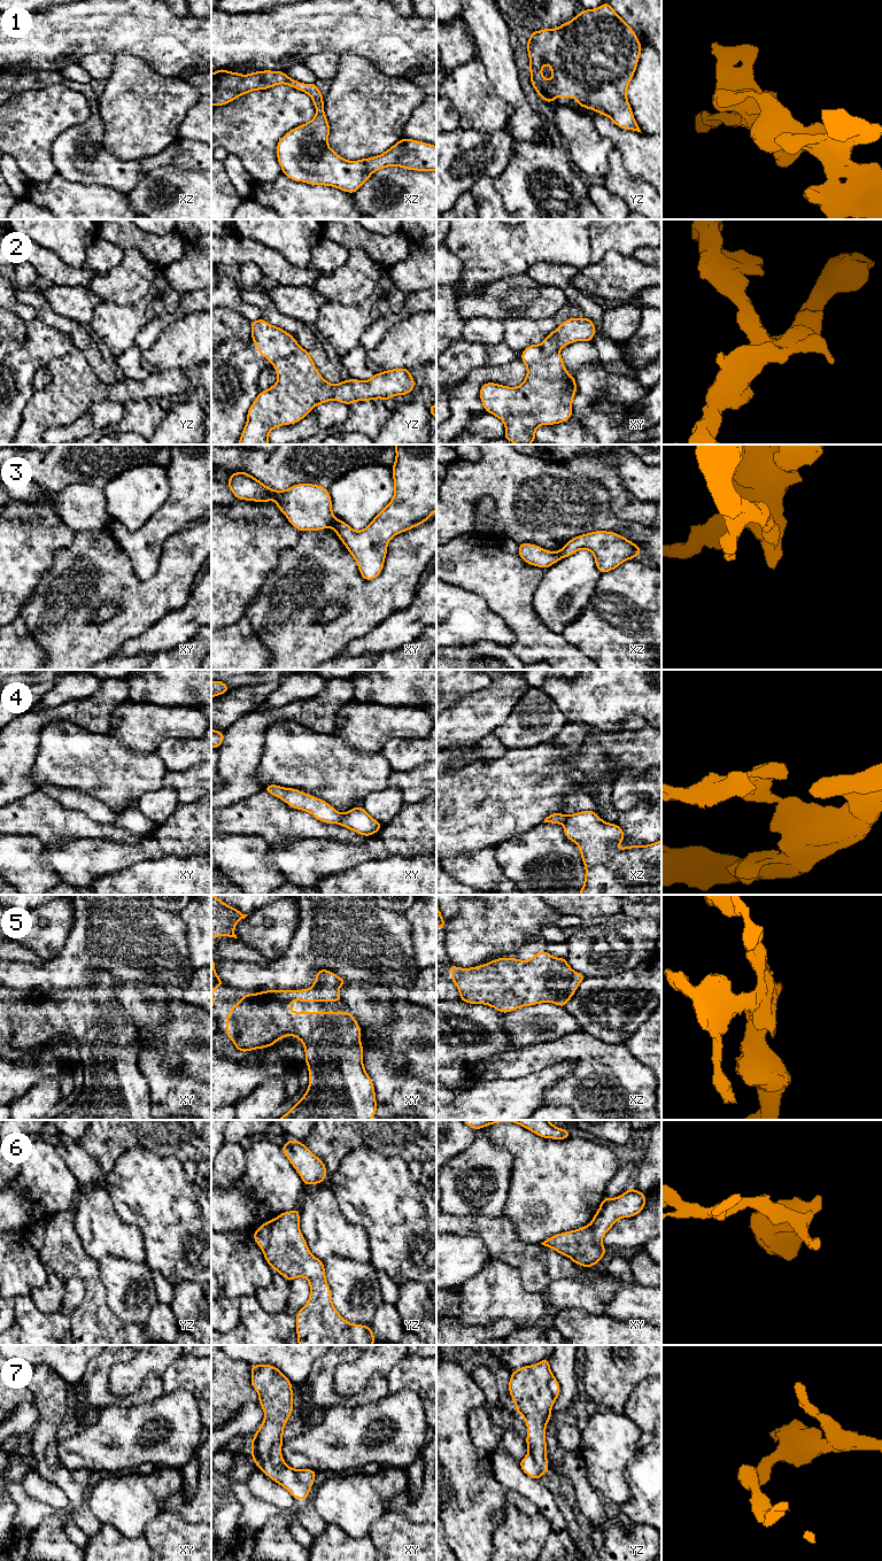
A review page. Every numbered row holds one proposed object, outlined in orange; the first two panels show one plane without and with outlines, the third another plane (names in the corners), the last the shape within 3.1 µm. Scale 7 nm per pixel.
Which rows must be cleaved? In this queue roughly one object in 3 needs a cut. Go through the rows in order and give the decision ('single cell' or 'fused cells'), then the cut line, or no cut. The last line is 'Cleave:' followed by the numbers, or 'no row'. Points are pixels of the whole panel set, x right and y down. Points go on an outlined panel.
1: single cell; cut none
2: fused cells; cut yz (299, 346), (287, 355), (279, 357), (273, 364)
3: fused cells; cut xy (337, 519), (332, 526)
4: fused cells; cut xy (342, 814), (338, 822)
5: single cell; cut none
6: fused cells; cut yz (275, 1219), (270, 1228), (269, 1244), (263, 1250)
7: single cell; cut none
Cleave: 2, 3, 4, 6

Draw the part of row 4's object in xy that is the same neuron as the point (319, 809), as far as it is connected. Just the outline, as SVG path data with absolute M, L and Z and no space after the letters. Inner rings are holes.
M269 785L263 789L283 799L291 807L307 811L325 824L339 824L342 818L342 813L338 812L325 801L302 793L299 789L284 788L277 785Z

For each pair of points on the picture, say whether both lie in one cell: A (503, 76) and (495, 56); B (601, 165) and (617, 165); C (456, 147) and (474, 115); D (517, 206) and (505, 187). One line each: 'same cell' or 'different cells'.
A: same cell
B: different cells
C: different cells
D: same cell

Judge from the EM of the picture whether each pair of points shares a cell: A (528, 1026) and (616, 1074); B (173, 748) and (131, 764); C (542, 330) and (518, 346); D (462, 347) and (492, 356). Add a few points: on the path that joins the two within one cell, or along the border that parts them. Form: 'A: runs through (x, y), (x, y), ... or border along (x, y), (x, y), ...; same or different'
A: border along (579, 1030), (565, 1033), (555, 1040), (527, 1046); different
B: border along (154, 752), (168, 771); different
C: runs through (536, 330), (524, 340); same
D: runs through (469, 354), (485, 355); same

